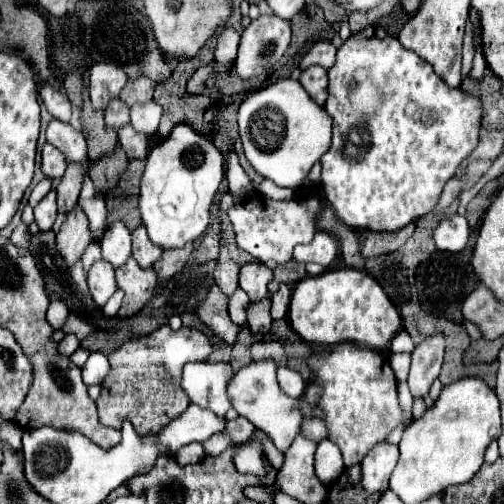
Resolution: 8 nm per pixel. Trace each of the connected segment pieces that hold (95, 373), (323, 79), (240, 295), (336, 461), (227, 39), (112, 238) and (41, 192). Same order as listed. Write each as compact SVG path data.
M90 353L86 365L82 367L82 377L86 385L100 385L102 379L108 375L110 363L108 357L102 353Z
M314 65L314 67L304 69L302 75L300 75L300 83L302 83L302 87L308 91L308 95L316 103L320 103L320 105L326 103L326 97L328 97L328 77L326 77L326 69L324 67Z
M238 287L234 291L234 295L230 297L230 303L228 303L228 311L230 311L230 319L236 323L236 325L246 325L246 309L250 305L250 299L248 295Z
M324 439L318 443L318 449L316 449L316 461L314 461L314 467L316 467L316 475L318 479L324 483L324 485L330 485L332 481L336 481L340 477L340 473L345 471L343 457L338 451L338 447Z
M226 27L216 41L216 49L214 49L214 59L218 63L230 63L236 59L236 49L240 43L240 33L234 27Z
M112 223L100 243L102 259L120 267L130 257L130 231L124 223Z
M44 179L44 181L40 181L34 189L32 189L32 193L30 193L30 205L32 207L36 207L38 205L38 201L48 193L52 189L52 183L50 183L50 179Z

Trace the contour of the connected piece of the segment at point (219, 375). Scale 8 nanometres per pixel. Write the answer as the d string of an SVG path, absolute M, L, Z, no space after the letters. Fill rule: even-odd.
M190 361L184 367L182 389L188 399L204 409L212 409L216 415L224 417L230 409L230 397L226 387L234 371L230 363L210 363L210 361Z

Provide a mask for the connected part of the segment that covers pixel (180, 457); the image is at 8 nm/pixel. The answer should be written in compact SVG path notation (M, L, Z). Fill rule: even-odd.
M188 443L184 447L180 447L180 451L176 453L176 461L180 465L188 465L188 463L196 463L204 457L204 451L202 451L202 445L200 443Z

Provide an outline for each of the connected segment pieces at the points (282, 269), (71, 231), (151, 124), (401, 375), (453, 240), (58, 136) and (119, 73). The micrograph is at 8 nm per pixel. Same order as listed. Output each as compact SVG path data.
M290 261L290 263L278 265L278 267L274 267L274 279L270 281L268 289L270 289L270 293L274 293L274 291L278 291L280 283L294 283L294 281L300 281L302 277L306 277L306 269L302 263Z
M76 205L70 215L66 215L60 231L56 233L56 247L66 263L74 263L82 257L84 249L92 241L86 213Z
M154 101L136 103L136 107L130 107L130 123L140 133L154 135L158 131L160 117L162 117L162 107Z
M394 353L394 355L390 355L390 365L392 365L392 371L394 371L398 383L406 383L408 369L410 369L410 355Z
M452 215L446 217L438 223L438 227L434 229L434 243L440 251L450 251L450 253L458 253L466 247L468 237L470 237L470 225L466 221L464 215Z
M52 119L46 129L46 139L48 139L48 143L58 147L66 155L68 163L82 163L88 155L86 139L82 137L80 131L72 129L68 123Z
M96 63L90 69L90 99L94 109L106 109L108 101L118 97L126 85L126 73L114 63Z

